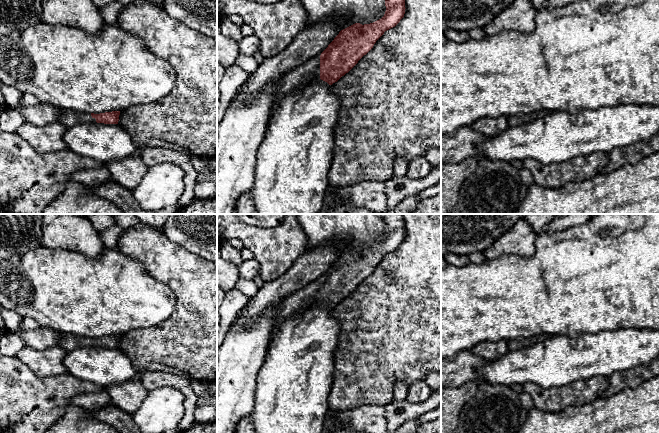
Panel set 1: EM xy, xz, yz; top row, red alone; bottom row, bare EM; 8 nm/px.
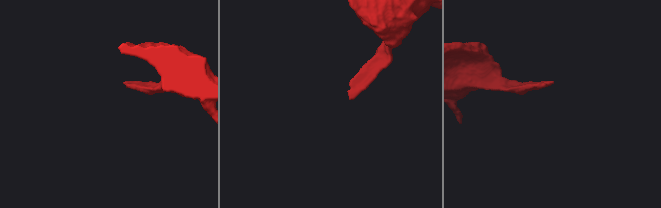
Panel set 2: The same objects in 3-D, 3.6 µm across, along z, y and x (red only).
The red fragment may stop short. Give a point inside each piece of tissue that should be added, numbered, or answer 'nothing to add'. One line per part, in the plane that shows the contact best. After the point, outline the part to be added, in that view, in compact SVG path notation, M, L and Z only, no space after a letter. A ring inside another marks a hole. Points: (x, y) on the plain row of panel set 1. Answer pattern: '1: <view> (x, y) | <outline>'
1: xz (310, 295) | M315 280L314 282L306 286L304 289L285 298L281 302L274 316L274 324L271 332L271 337L275 335L278 327L287 318L300 312L305 307L319 302L320 302L320 280Z

